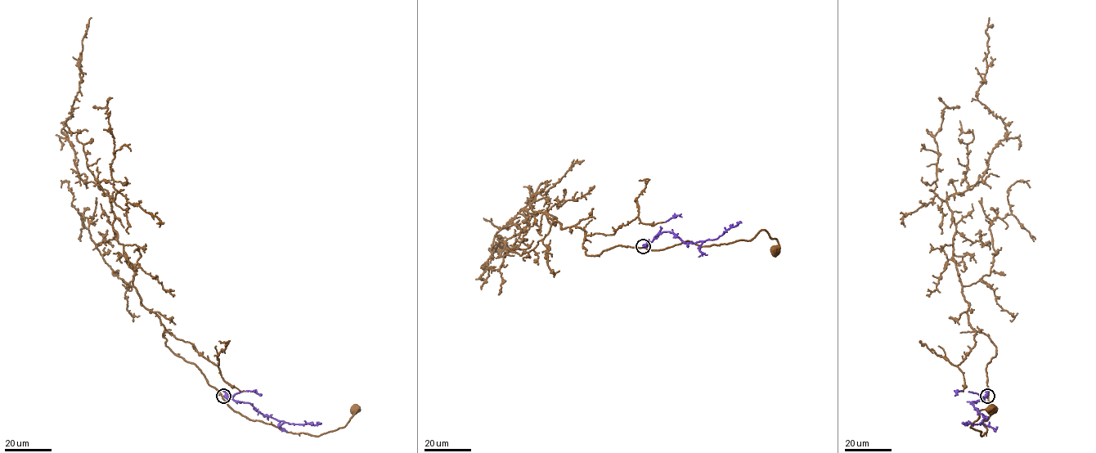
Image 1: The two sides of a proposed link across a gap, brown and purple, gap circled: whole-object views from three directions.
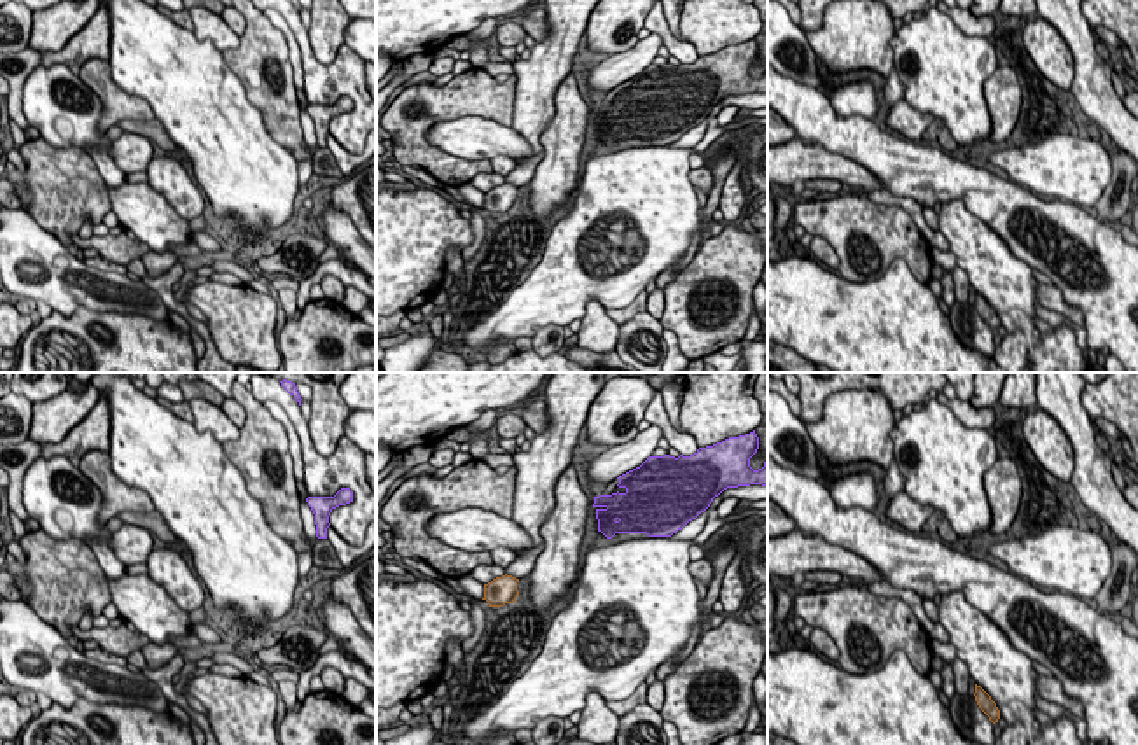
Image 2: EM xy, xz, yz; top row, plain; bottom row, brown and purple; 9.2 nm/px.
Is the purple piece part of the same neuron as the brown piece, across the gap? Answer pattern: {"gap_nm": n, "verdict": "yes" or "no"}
{"gap_nm": 850, "verdict": "no"}

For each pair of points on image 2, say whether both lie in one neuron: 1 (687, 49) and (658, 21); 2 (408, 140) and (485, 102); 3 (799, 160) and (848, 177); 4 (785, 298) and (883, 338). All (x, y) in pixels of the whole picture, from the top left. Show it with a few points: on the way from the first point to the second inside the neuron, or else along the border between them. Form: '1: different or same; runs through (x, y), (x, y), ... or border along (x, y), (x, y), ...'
1: same; runs through (679, 48), (663, 30)
2: same; runs through (425, 121), (444, 102), (465, 102)
3: same; runs through (811, 161), (836, 167)
4: same; runs through (810, 310), (859, 331)

